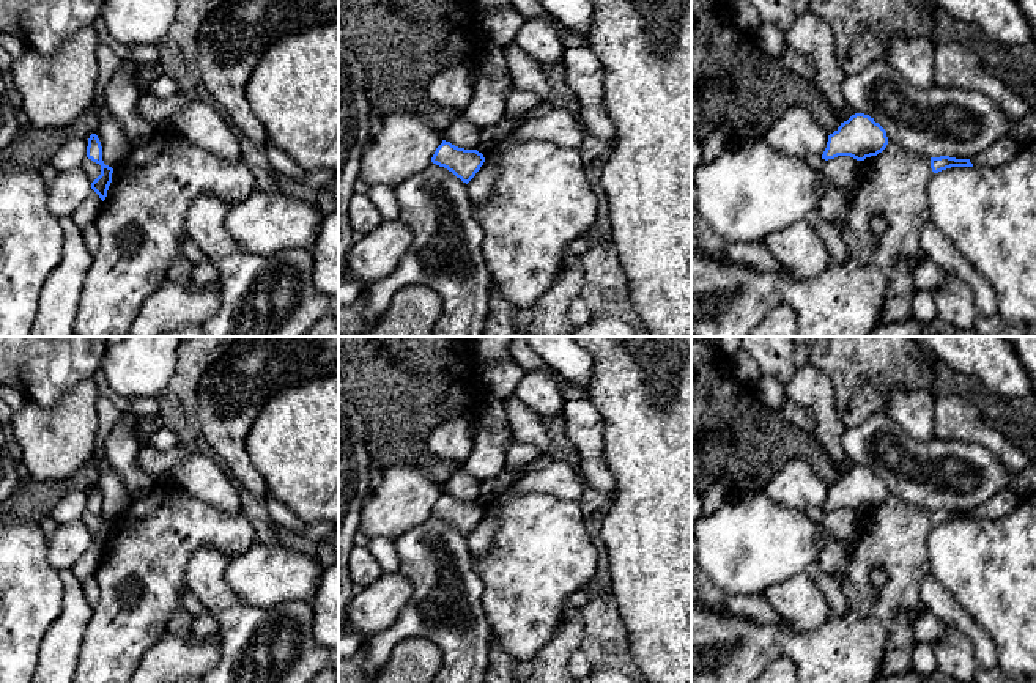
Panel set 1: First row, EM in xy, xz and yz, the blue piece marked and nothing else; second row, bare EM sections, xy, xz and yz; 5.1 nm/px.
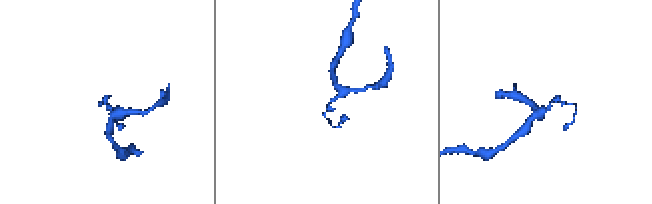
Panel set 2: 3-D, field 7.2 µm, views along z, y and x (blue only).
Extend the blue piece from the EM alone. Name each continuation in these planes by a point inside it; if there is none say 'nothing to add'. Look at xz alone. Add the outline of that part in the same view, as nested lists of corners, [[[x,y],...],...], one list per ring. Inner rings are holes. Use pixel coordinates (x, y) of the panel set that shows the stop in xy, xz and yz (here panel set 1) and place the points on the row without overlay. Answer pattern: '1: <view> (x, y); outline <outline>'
nothing to add

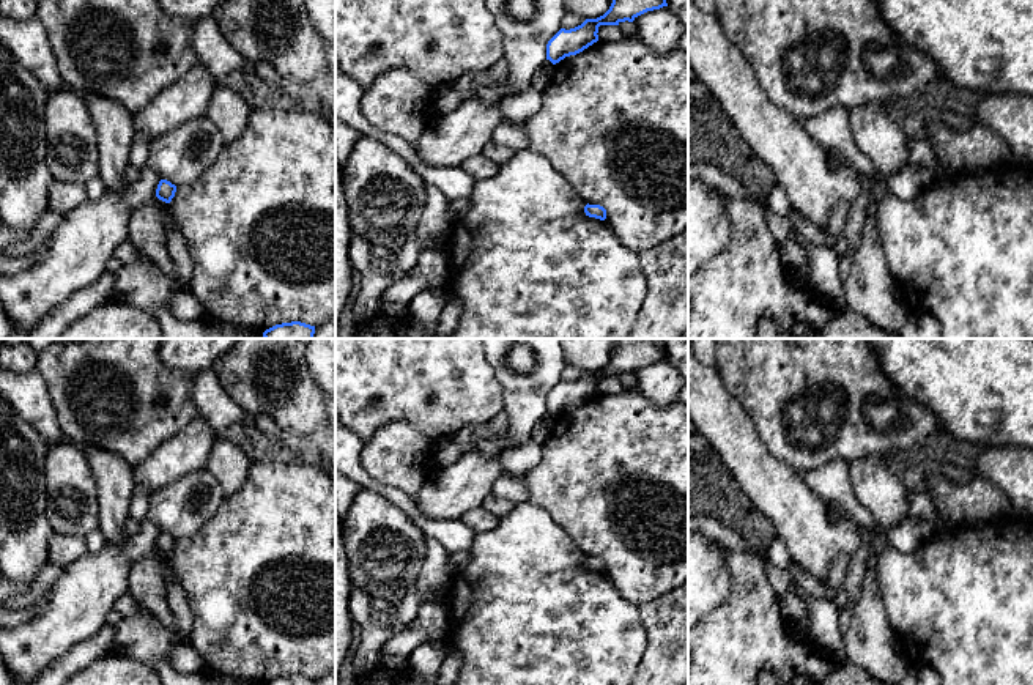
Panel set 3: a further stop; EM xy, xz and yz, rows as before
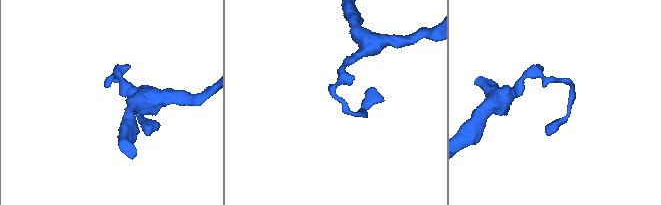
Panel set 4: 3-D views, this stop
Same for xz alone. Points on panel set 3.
nothing to add

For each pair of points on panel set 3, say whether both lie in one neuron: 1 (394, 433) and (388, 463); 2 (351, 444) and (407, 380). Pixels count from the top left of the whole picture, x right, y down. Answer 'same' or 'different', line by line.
1: same
2: different

